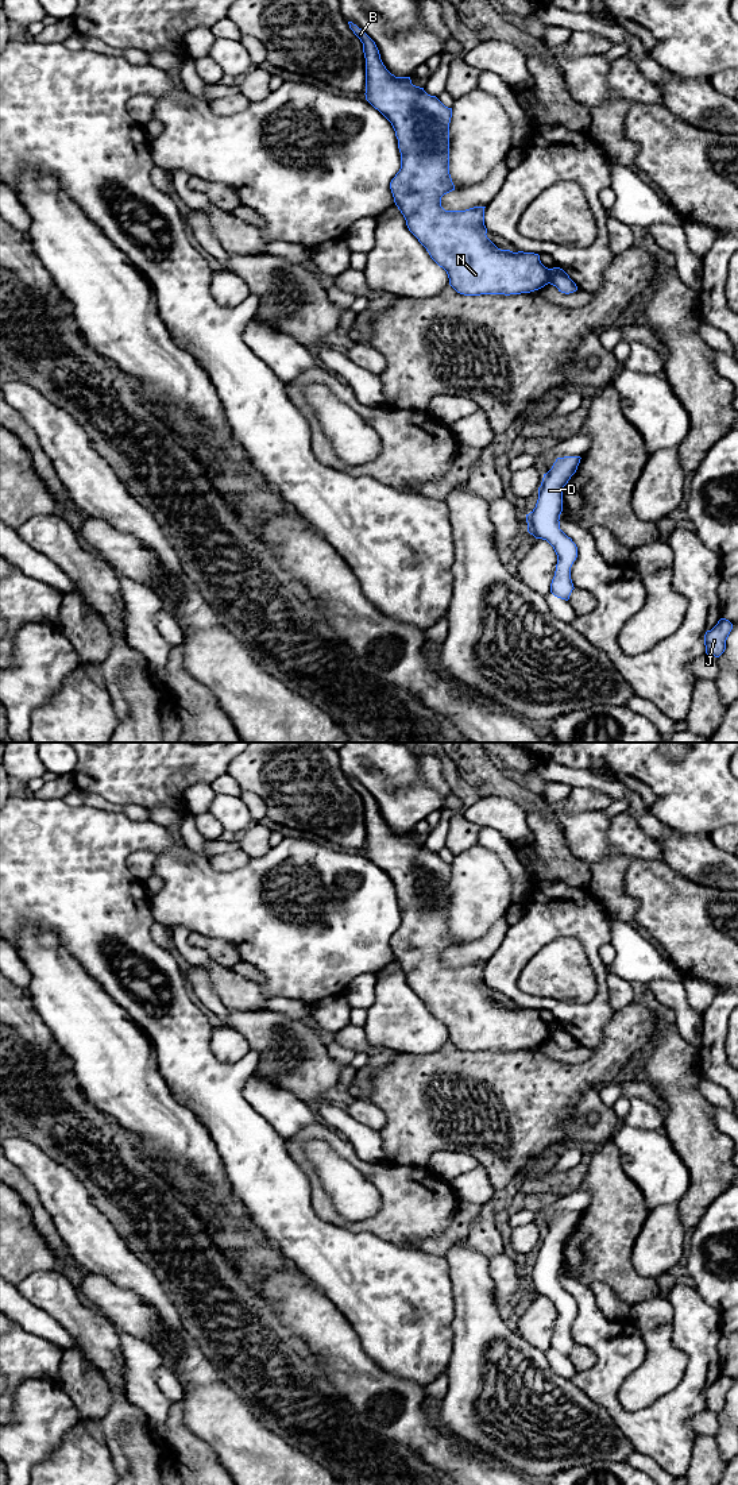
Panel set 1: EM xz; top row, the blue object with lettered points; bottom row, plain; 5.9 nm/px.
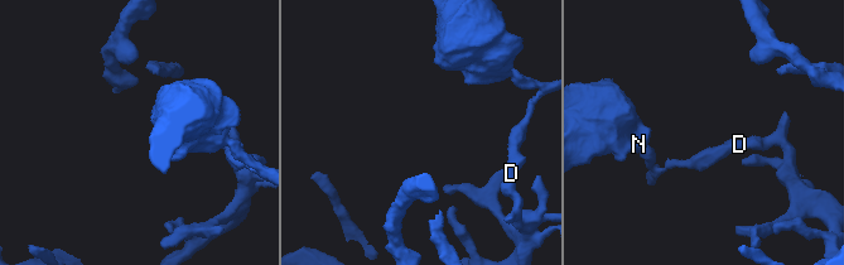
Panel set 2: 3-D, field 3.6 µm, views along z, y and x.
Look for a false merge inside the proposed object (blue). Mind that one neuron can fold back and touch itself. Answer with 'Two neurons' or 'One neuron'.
Two neurons

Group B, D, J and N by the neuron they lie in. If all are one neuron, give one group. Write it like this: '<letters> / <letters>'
B N / D J

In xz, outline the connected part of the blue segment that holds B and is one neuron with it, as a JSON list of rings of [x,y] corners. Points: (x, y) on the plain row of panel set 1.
[[[348,778],[348,780],[363,799],[366,856],[391,879],[398,895],[401,925],[390,938],[394,958],[403,971],[409,987],[426,1004],[430,1014],[447,1027],[449,1041],[464,1052],[521,1050],[548,1041],[550,1038],[550,1025],[541,1019],[538,1010],[501,1006],[487,994],[487,984],[484,981],[486,963],[474,963],[465,967],[445,967],[441,963],[441,953],[455,946],[449,930],[449,879],[452,864],[445,863],[436,852],[428,850],[424,844],[413,841],[410,833],[395,833],[391,830],[383,821],[375,798],[352,778]]]

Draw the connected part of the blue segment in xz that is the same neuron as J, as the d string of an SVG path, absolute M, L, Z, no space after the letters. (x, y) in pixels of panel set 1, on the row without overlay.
M720 1374L711 1386L707 1386L704 1390L706 1409L719 1413L726 1405L726 1396L731 1385L733 1380L726 1374Z

